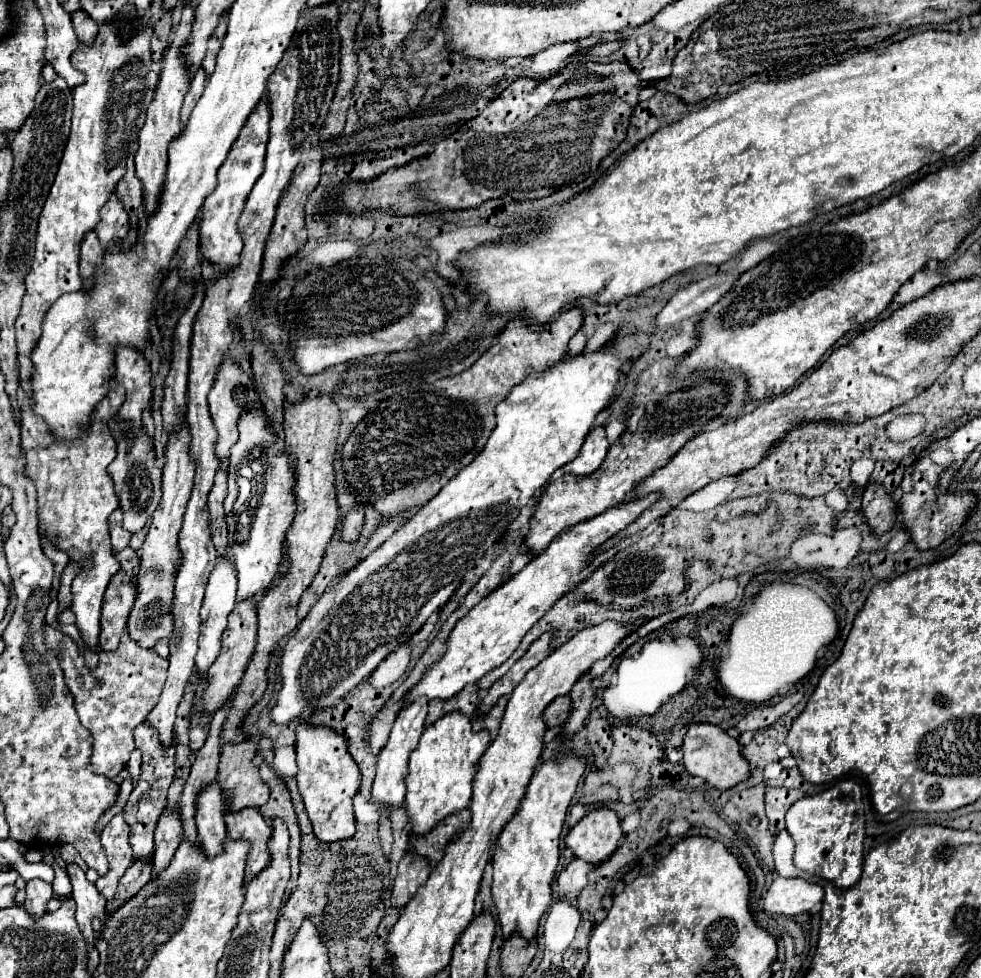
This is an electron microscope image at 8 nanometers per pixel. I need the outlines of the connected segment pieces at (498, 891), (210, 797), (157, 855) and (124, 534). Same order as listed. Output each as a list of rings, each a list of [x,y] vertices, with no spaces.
[[[561,756],[557,762],[543,762],[533,774],[515,818],[503,828],[493,852],[491,894],[497,908],[503,938],[519,932],[525,940],[535,940],[537,926],[551,906],[551,882],[559,862],[559,834],[565,812],[585,772],[585,758]]]
[[[211,784],[201,790],[197,798],[197,814],[195,814],[199,844],[207,858],[223,852],[223,842],[227,838],[225,822],[223,822],[223,796],[219,784]]]
[[[163,810],[157,830],[155,830],[155,850],[151,856],[151,866],[153,866],[153,878],[169,866],[177,846],[181,842],[181,822],[179,822],[179,812],[177,810]]]
[[[117,508],[111,518],[109,518],[109,532],[111,532],[111,546],[115,552],[123,550],[127,544],[129,544],[129,538],[131,534],[127,530],[123,530],[121,526],[121,520],[123,520],[123,512]]]

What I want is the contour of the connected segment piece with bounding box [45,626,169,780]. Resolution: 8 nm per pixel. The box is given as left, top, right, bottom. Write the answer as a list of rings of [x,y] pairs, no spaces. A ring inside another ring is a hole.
[[[47,626],[45,642],[49,648],[61,652],[61,668],[65,672],[65,684],[75,698],[75,710],[81,718],[81,724],[93,734],[93,770],[113,780],[127,766],[129,754],[135,748],[135,728],[145,722],[149,710],[153,710],[157,704],[167,678],[169,662],[155,650],[143,650],[143,646],[137,646],[127,632],[121,636],[121,644],[115,652],[99,652],[99,664],[95,670],[85,666],[75,642],[63,632]],[[95,680],[101,680],[103,684],[95,686]]]

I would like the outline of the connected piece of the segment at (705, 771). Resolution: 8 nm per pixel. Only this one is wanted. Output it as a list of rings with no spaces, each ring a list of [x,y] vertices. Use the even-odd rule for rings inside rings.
[[[713,724],[689,726],[689,732],[683,742],[683,766],[691,776],[703,778],[709,786],[717,790],[729,790],[737,786],[739,782],[745,782],[751,778],[749,762],[743,758],[737,740]]]

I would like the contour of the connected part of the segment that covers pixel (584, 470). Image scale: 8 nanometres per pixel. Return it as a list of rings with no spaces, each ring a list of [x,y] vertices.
[[[595,428],[593,432],[587,434],[577,458],[567,462],[563,472],[573,474],[573,476],[587,476],[587,474],[595,472],[601,466],[601,462],[605,460],[607,450],[609,450],[609,442],[607,442],[605,430]]]

